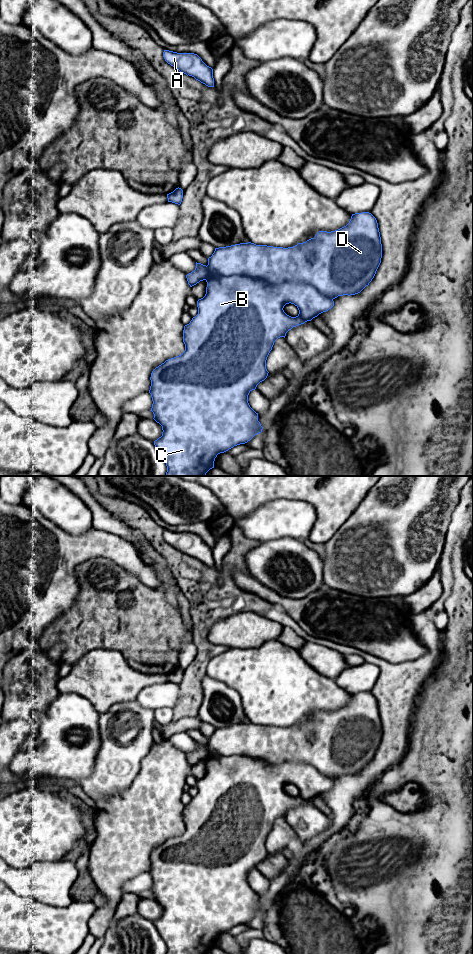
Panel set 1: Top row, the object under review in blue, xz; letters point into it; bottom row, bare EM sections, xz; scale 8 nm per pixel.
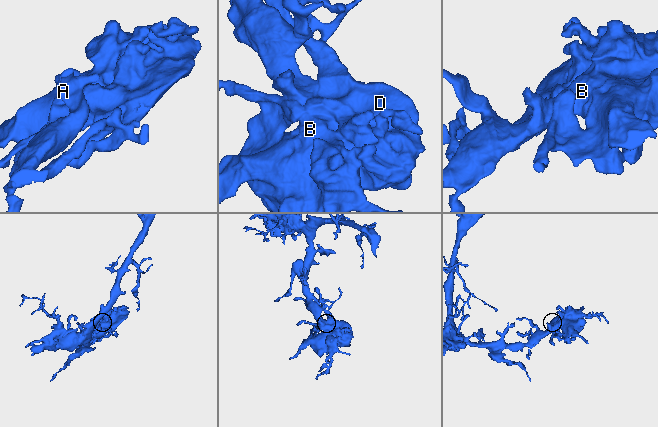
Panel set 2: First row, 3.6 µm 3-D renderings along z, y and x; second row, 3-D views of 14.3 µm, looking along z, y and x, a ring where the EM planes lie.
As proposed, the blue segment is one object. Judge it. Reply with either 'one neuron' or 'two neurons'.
one neuron

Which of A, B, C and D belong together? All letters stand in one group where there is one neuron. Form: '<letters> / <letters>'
A B C D

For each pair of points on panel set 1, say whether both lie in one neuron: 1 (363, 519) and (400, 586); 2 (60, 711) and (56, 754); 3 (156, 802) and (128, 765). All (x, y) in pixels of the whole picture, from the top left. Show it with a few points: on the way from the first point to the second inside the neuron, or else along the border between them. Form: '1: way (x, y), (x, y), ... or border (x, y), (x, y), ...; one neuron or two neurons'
1: way (384, 523), (404, 543), (405, 565); one neuron
2: way (59, 722), (56, 726), (56, 743); one neuron
3: border (147, 755), (133, 781), (119, 792); two neurons

